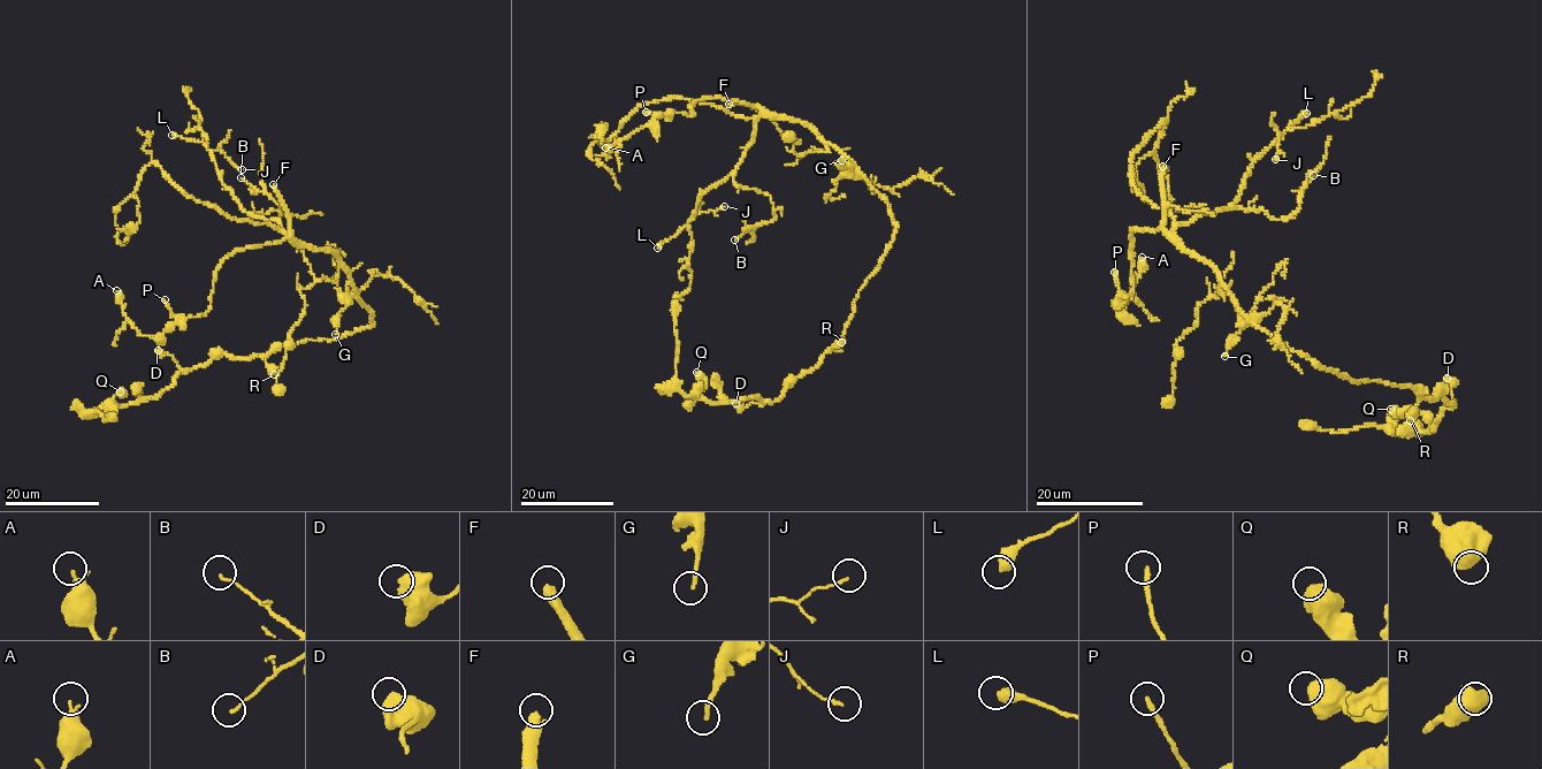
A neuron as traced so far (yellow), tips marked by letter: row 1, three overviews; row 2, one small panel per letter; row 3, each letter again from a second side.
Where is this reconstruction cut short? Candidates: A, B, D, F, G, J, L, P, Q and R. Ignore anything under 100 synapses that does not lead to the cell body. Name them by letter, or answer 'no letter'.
F

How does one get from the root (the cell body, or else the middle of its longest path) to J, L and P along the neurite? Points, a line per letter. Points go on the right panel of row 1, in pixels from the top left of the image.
J: (1291, 351), (1239, 309), (1218, 273), (1177, 243), (1174, 229), (1229, 208), (1280, 134), (1275, 159)
L: (1291, 351), (1239, 309), (1218, 273), (1177, 243), (1174, 229), (1204, 212), (1229, 208), (1250, 168), (1306, 113)
P: (1291, 351), (1239, 309), (1218, 273), (1160, 228), (1131, 230), (1131, 296), (1121, 296), (1114, 272)

